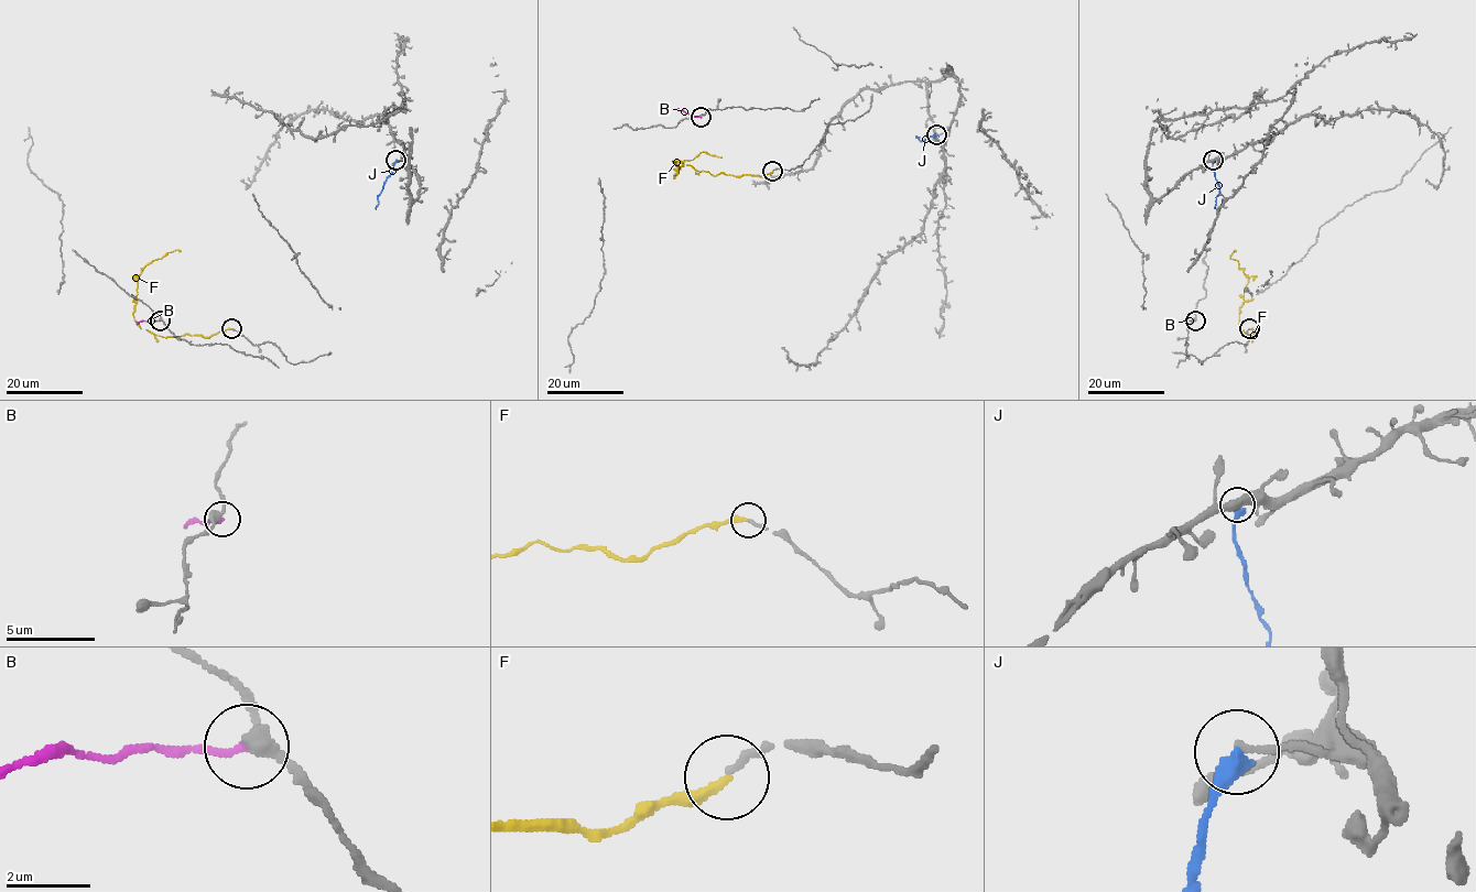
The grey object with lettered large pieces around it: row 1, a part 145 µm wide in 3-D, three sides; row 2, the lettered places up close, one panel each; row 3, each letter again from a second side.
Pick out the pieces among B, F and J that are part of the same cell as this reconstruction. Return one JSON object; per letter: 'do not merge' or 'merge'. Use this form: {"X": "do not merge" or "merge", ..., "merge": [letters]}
{"B": "do not merge", "F": "merge", "J": "do not merge", "merge": ["F"]}

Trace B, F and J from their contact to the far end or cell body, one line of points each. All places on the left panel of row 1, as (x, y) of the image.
B: (160, 319), (136, 324)
F: (232, 328), (209, 337), (186, 333), (167, 337), (141, 328), (134, 319), (137, 278), (169, 252), (181, 251)
J: (395, 160), (378, 197), (376, 209)

